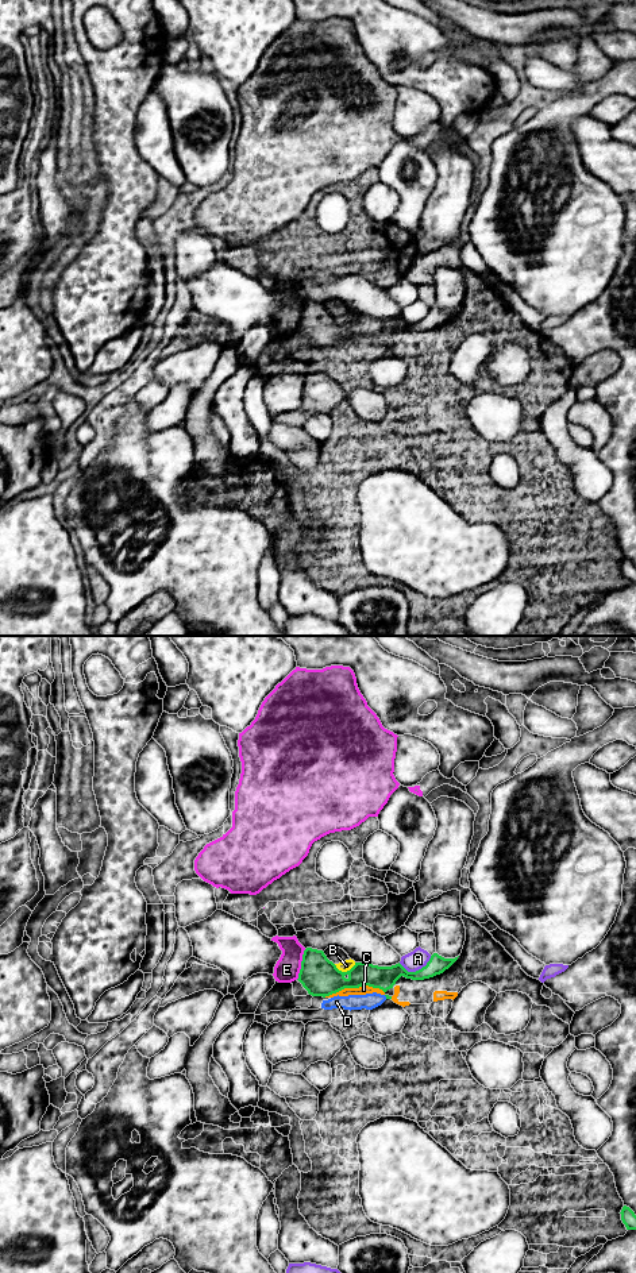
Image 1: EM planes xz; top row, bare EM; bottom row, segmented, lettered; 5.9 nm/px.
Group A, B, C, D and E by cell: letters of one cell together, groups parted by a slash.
A / B C D / E

